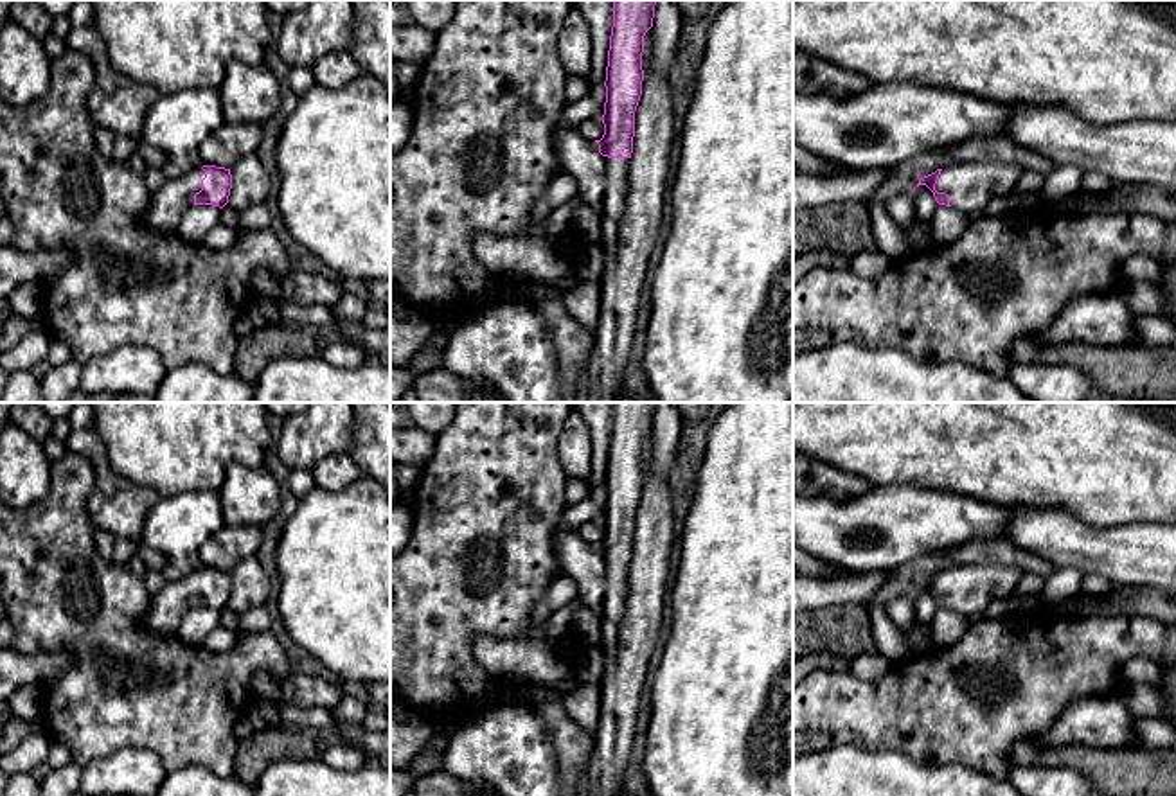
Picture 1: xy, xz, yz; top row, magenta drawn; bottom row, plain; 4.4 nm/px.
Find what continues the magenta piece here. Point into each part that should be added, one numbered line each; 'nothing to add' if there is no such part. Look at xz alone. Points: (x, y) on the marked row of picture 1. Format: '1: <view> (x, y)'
1: xz (603, 182)

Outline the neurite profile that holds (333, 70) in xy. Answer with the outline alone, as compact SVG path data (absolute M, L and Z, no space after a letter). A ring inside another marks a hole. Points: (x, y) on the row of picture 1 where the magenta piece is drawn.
M349 50L318 57L313 66L315 83L325 88L342 88L361 75L360 65Z

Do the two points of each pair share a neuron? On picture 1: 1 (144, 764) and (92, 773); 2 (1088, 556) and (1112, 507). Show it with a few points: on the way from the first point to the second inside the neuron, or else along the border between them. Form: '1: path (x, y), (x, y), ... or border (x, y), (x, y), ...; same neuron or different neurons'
1: path (132, 771), (105, 773); same neuron
2: border (1063, 509), (1097, 527), (1142, 525); different neurons

